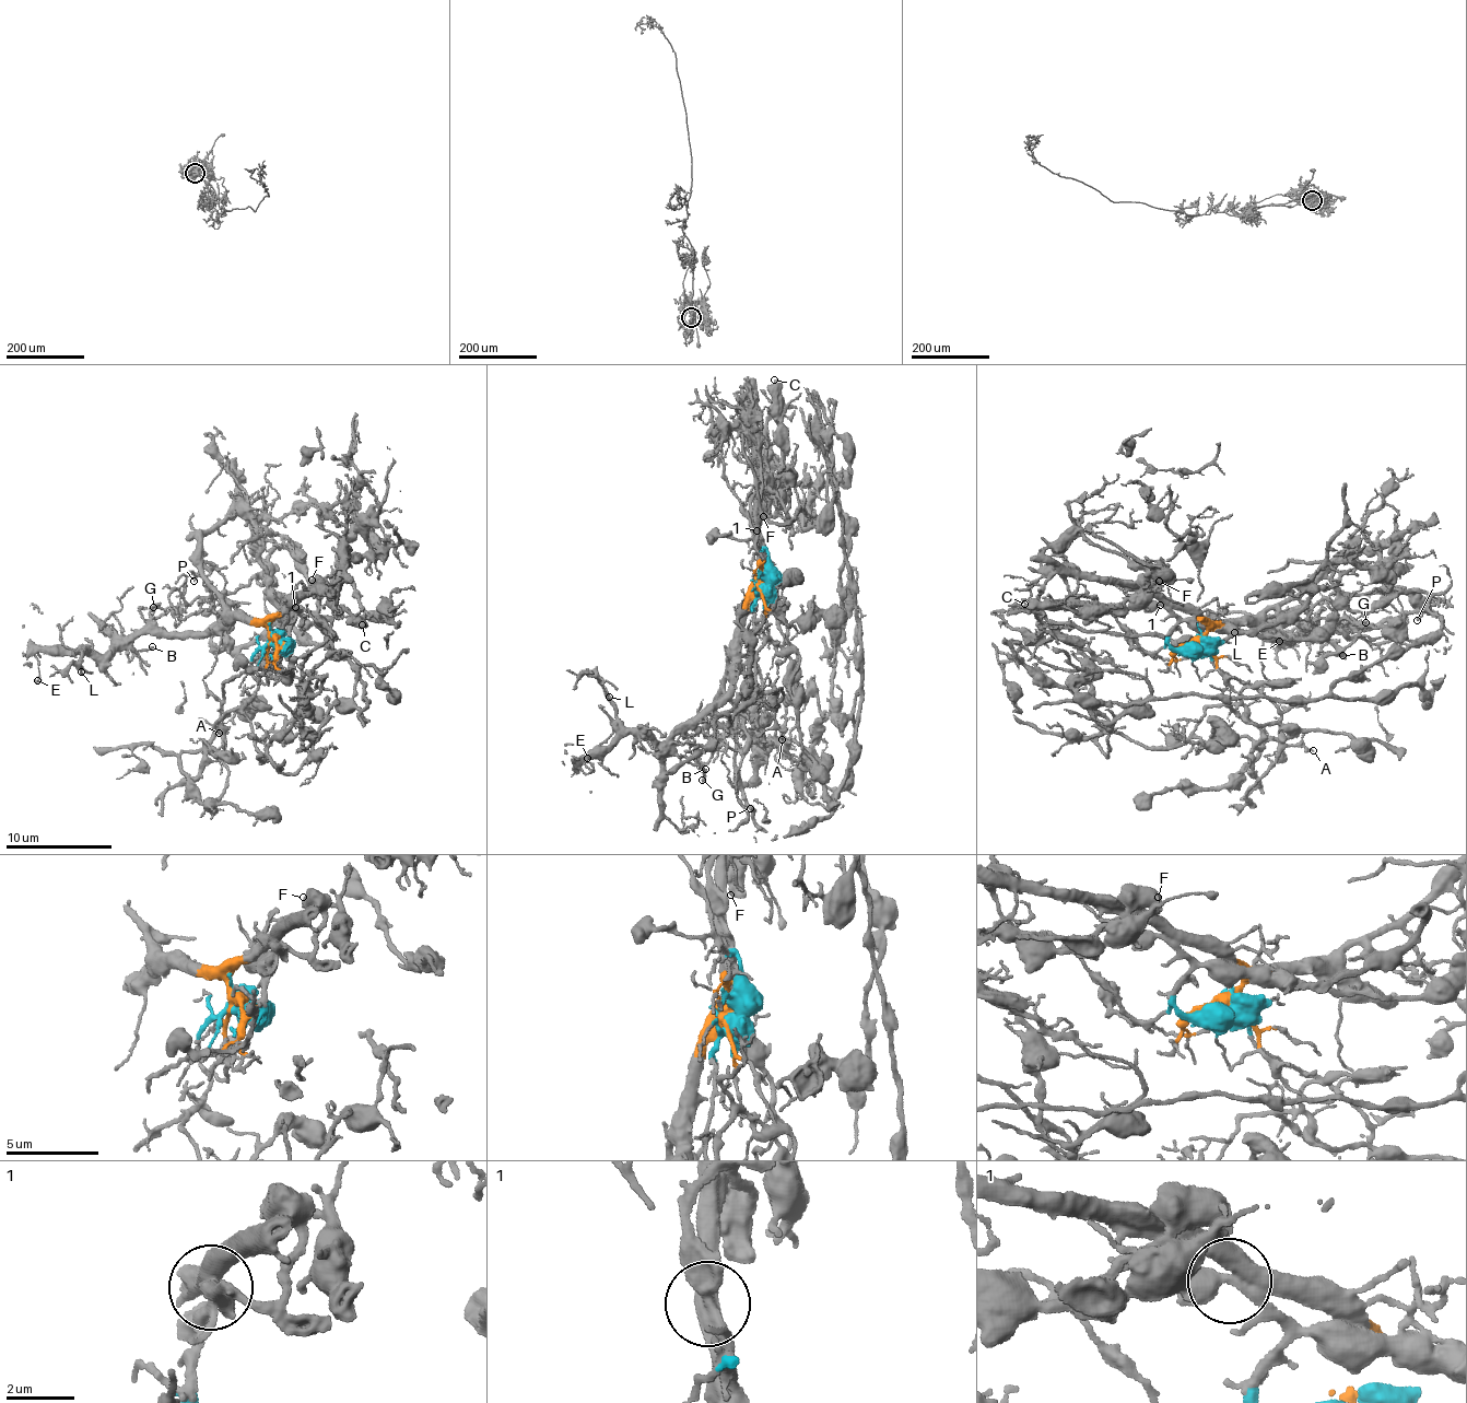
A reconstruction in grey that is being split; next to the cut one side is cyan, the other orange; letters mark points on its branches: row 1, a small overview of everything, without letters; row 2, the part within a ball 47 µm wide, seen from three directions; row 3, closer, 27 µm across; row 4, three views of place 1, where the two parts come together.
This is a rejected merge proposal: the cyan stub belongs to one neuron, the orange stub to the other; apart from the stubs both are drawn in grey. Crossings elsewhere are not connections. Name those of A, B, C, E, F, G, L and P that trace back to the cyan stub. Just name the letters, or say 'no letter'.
A, C, F

